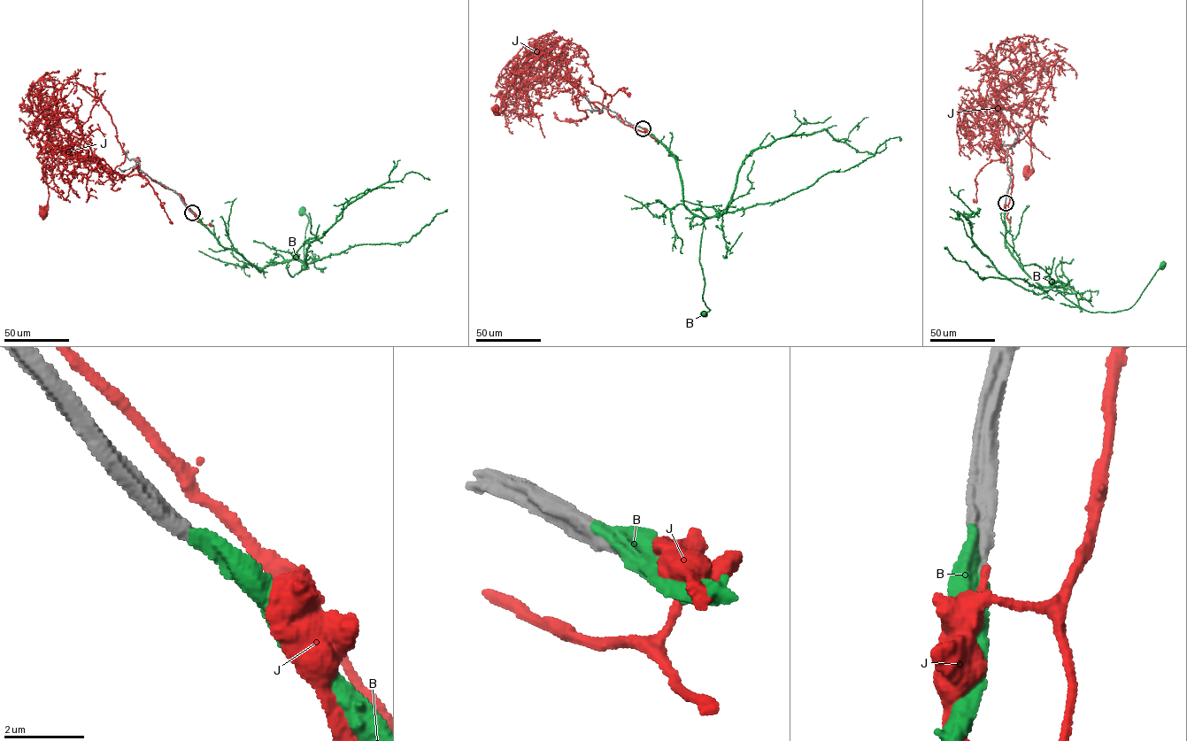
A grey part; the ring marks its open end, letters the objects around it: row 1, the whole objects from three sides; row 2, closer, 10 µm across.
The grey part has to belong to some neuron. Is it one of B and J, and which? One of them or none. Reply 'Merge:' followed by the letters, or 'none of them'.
Merge: B

